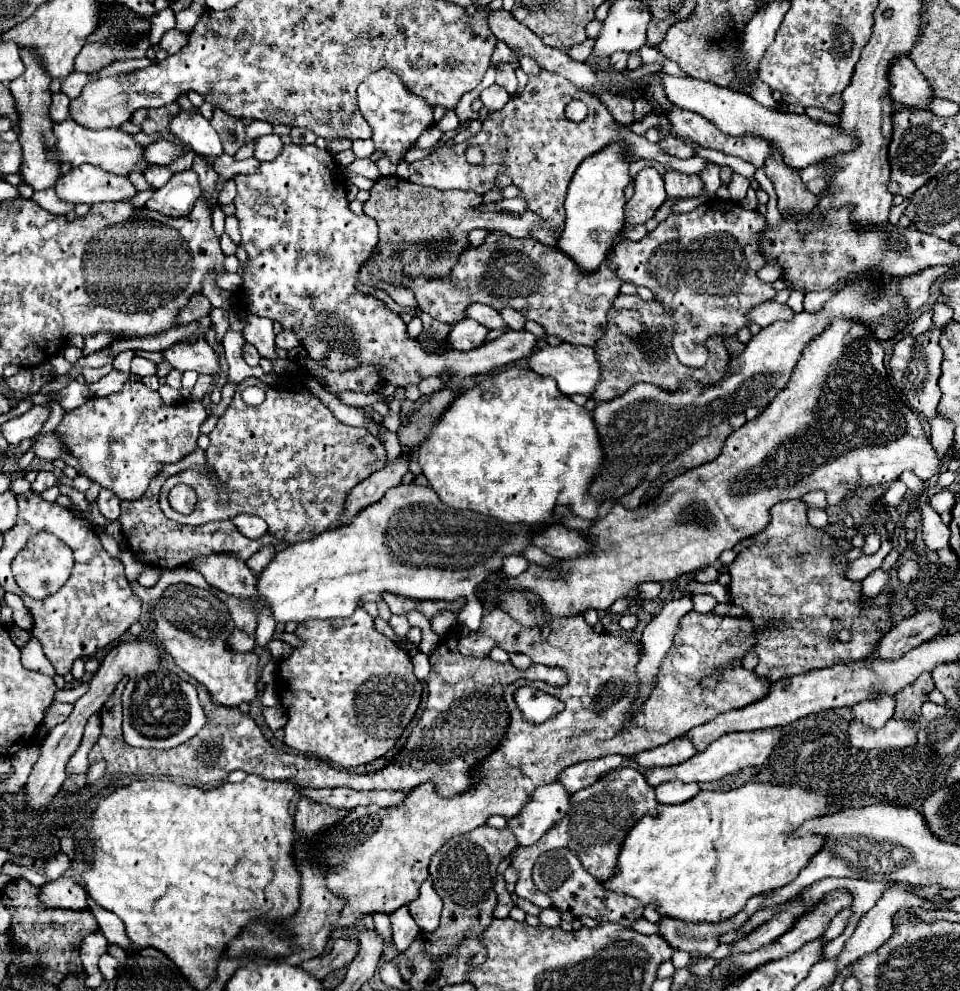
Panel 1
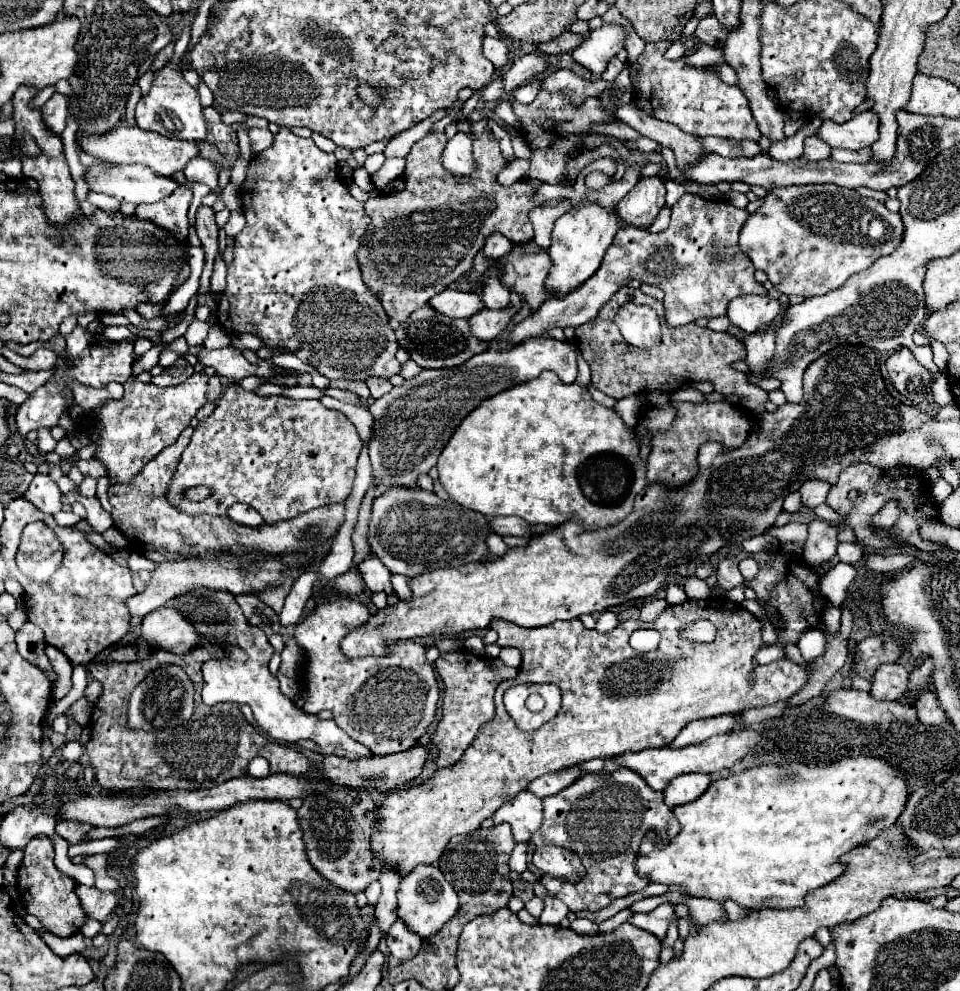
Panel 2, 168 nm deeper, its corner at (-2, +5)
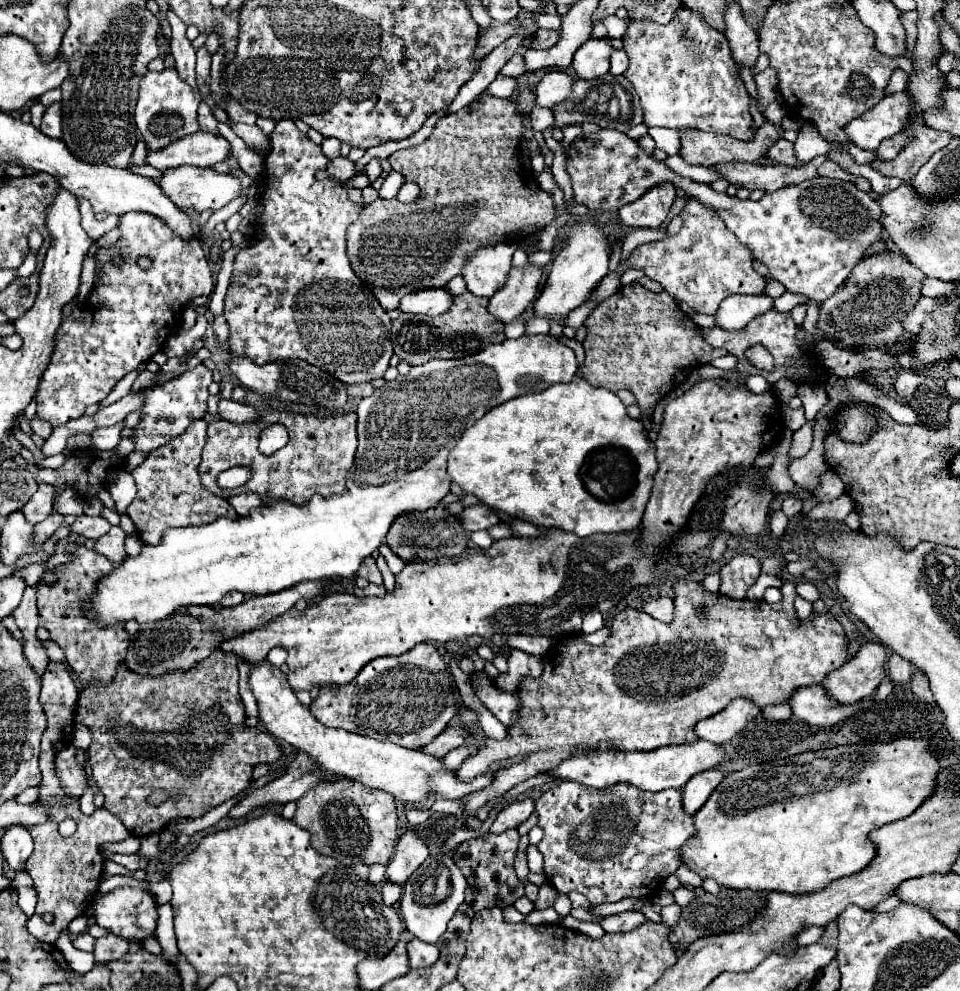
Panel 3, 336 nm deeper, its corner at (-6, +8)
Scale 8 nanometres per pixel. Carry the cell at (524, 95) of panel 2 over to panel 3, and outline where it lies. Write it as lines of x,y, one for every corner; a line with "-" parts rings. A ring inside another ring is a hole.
534,107
532,115
530,115
530,127
534,131
544,131
546,127
550,127
554,123
554,115
550,109
542,109
542,107

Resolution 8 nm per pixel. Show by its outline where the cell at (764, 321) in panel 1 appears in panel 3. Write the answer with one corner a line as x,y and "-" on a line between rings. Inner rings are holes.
730,295
718,307
714,319
716,327
726,331
744,329
754,317
772,309
772,299
764,295

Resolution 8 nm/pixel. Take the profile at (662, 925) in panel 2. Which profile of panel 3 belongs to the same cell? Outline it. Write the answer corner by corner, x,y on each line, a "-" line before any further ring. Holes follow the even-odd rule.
624,911
624,913
602,919
600,925
606,933
620,933
620,931
624,933
624,931
630,931
630,929
642,925
644,921
646,921
646,917
640,911

